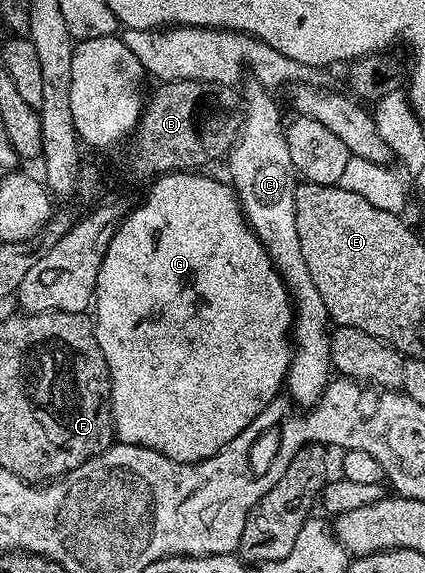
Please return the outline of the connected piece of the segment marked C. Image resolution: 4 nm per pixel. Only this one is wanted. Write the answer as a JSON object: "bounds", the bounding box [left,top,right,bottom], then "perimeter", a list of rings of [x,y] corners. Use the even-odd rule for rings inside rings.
{"bounds":[225,80,333,408],"perimeter":[[[254,80],[248,82],[248,86],[241,90],[243,122],[241,118],[235,141],[225,155],[225,163],[227,162],[227,170],[231,173],[230,185],[234,186],[235,195],[239,197],[239,204],[243,207],[244,218],[267,249],[267,255],[287,286],[293,307],[293,353],[287,369],[285,390],[290,401],[299,405],[296,407],[310,408],[317,405],[323,390],[333,378],[329,319],[325,300],[321,300],[321,292],[317,292],[317,287],[313,285],[313,276],[309,276],[309,268],[305,268],[305,256],[301,256],[301,240],[297,240],[297,175],[293,156],[289,156],[283,114],[279,111],[273,96],[275,94],[270,89]]]}

